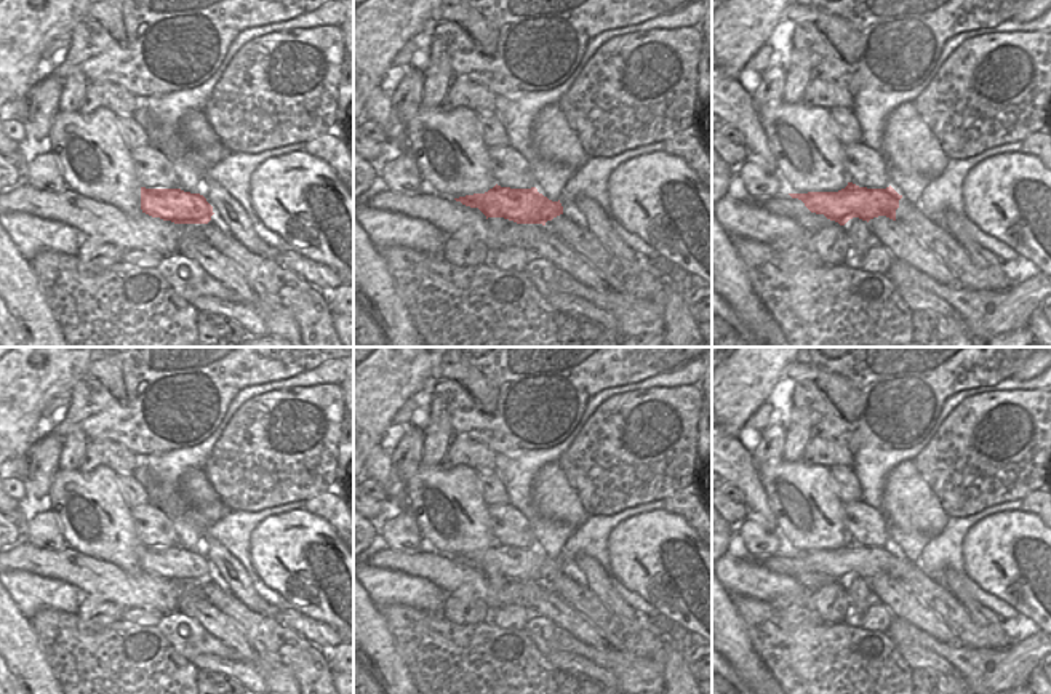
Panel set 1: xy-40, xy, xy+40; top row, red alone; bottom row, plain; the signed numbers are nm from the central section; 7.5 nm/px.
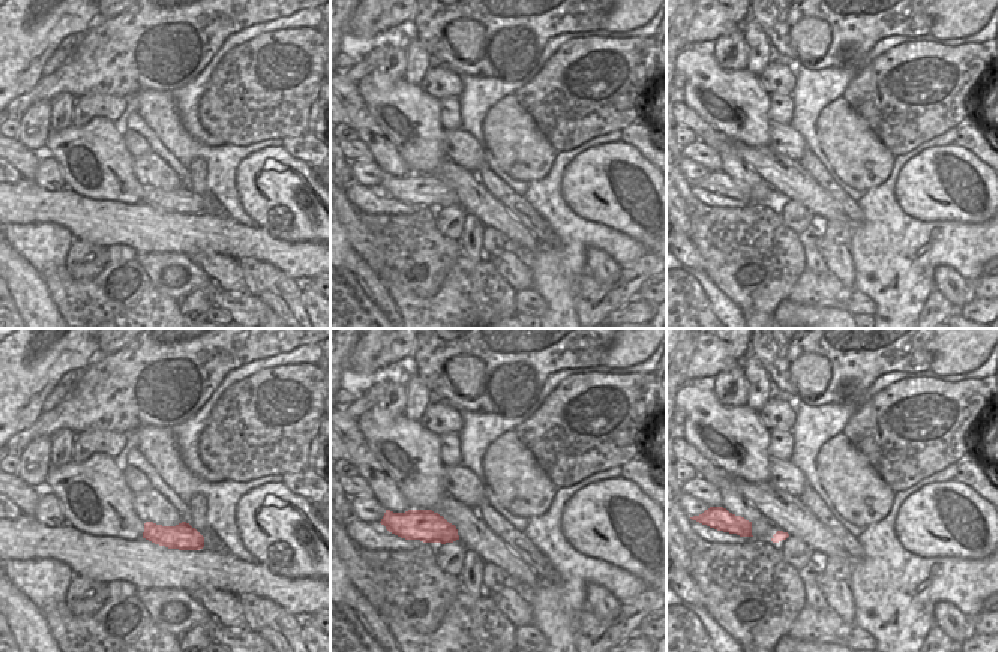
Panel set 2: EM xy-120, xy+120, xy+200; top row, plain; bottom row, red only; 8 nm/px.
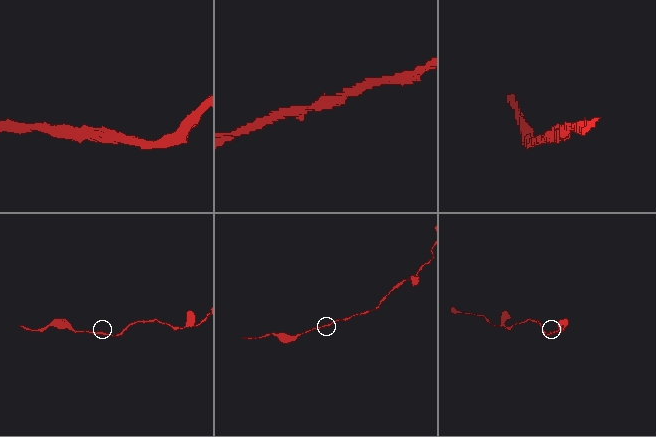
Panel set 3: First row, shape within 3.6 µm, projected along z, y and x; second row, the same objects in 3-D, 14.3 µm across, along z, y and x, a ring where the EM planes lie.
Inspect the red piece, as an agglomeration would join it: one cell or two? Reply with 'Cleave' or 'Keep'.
Keep.

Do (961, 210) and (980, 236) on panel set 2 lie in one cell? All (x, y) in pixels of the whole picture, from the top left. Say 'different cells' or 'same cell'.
different cells

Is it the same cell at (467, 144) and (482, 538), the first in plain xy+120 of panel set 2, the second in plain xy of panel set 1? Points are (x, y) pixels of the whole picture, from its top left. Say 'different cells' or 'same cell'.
different cells

